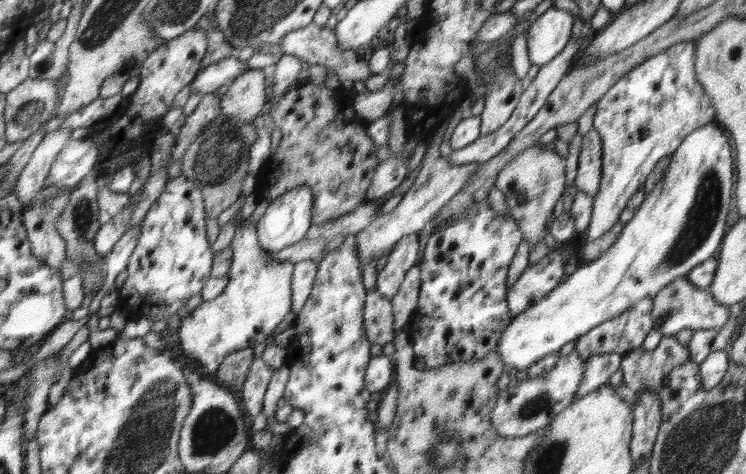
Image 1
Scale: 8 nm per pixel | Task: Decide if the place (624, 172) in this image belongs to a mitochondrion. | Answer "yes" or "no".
no

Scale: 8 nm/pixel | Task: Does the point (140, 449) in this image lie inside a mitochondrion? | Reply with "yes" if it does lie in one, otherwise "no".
yes

